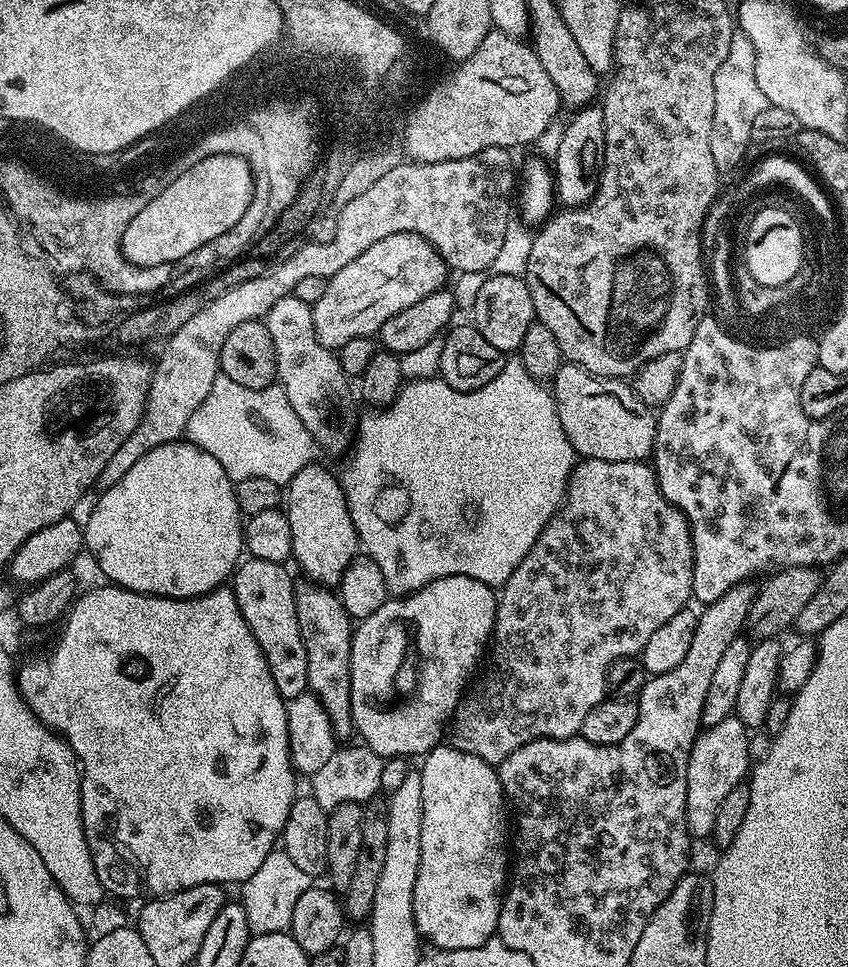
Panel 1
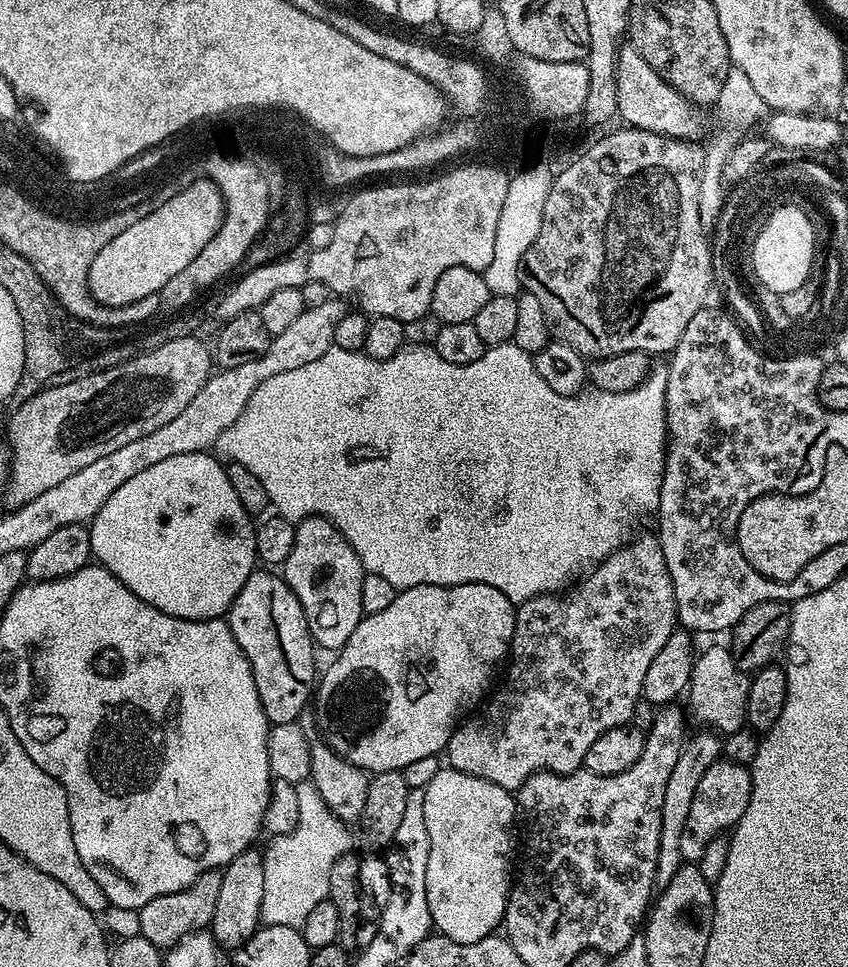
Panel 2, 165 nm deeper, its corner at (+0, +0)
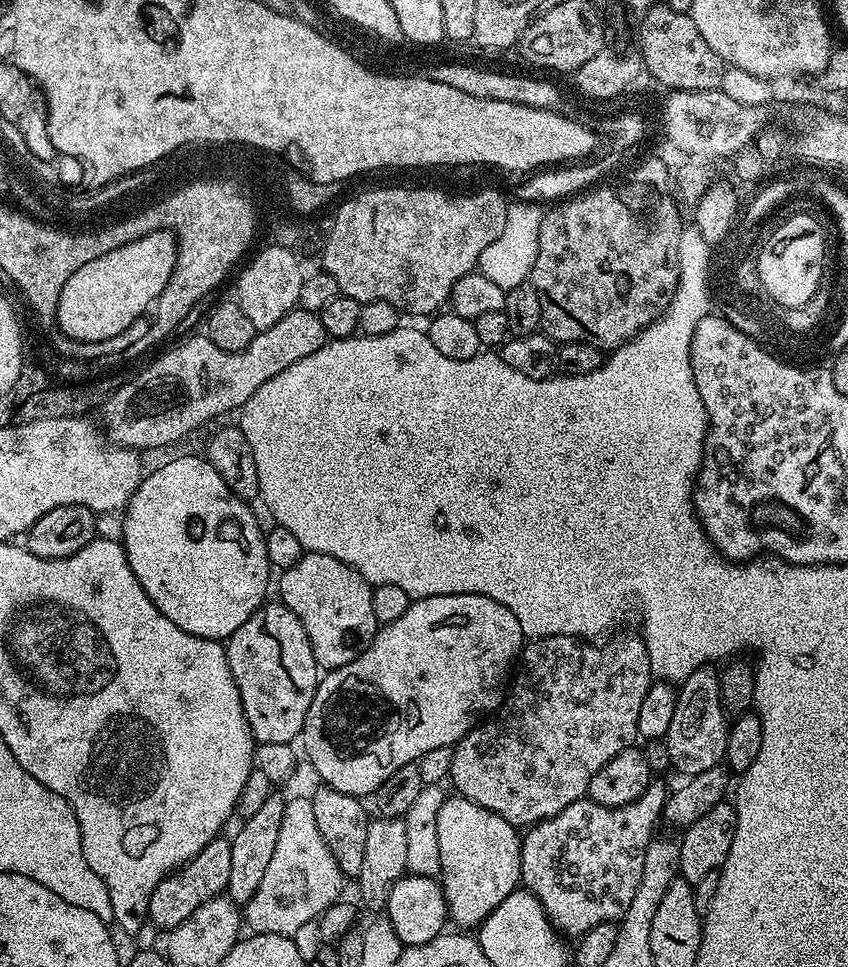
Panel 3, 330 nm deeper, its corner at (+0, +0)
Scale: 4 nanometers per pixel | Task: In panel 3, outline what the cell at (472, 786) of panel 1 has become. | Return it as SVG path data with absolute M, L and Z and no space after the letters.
M459 794L445 799L442 810L438 810L438 883L444 890L451 923L461 924L456 926L464 930L475 929L511 892L517 891L520 884L520 841L517 825L506 822L506 818L497 812L486 810Z

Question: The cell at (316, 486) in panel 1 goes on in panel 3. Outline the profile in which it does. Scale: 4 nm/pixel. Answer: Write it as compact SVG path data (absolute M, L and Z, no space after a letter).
M305 552L294 566L283 569L279 576L279 599L296 615L298 622L302 622L306 638L310 638L317 669L331 670L354 662L362 651L361 646L367 646L376 637L373 585L346 566L346 562L330 558L330 554Z

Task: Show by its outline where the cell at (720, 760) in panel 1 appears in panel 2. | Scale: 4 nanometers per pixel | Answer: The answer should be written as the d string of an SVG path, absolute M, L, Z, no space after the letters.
M721 758L714 762L714 766L710 766L710 770L706 770L702 782L698 782L694 803L690 805L688 828L682 830L682 854L685 861L698 862L713 838L735 828L742 814L746 814L746 806L750 806L751 789L752 773L738 762Z

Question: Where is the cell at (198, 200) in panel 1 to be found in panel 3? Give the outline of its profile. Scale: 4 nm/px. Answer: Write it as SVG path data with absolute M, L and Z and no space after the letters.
M148 236L140 239L140 244L118 246L118 251L88 262L71 276L60 299L61 321L67 329L64 336L86 343L124 336L127 328L160 297L173 270L172 240L168 236Z

